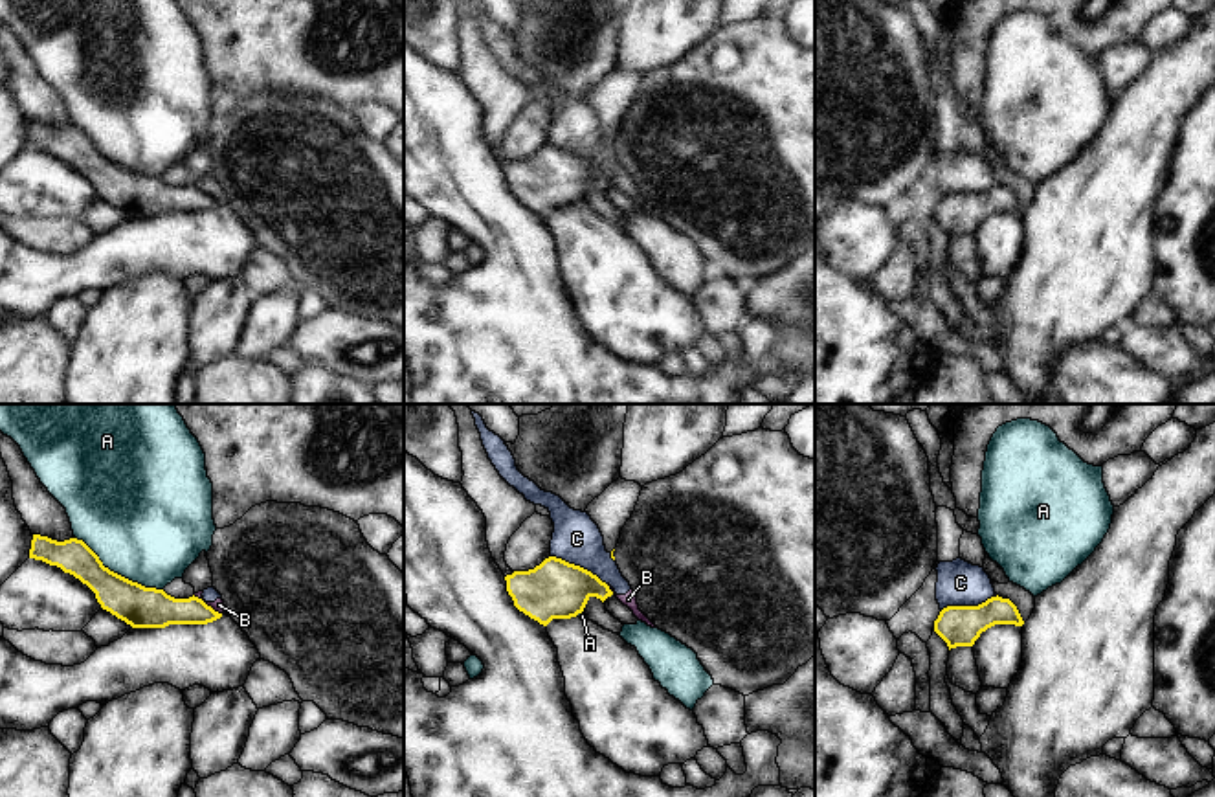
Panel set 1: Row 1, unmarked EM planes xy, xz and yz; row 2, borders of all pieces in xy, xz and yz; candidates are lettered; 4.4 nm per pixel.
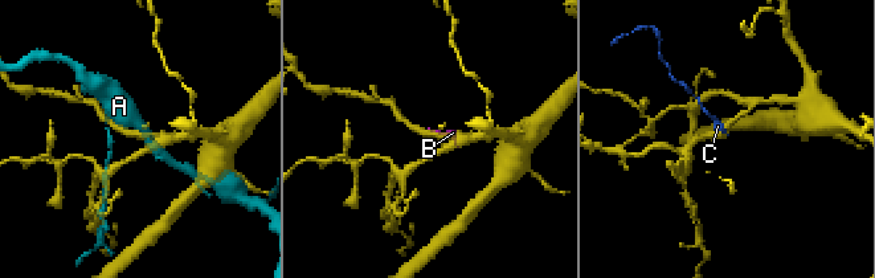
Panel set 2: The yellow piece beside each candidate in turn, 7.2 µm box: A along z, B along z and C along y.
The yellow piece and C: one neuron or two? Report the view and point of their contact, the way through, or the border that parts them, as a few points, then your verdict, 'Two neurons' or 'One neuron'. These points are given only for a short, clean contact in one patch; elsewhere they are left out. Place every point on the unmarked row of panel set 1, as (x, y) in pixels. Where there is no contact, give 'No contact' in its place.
Touches yellow at xz (579, 155). Boundary: xz (551, 144), (590, 158), (606, 173). Two neurons

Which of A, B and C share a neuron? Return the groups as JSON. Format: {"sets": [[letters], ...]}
{"sets": [["A"], ["B", "C"]]}

